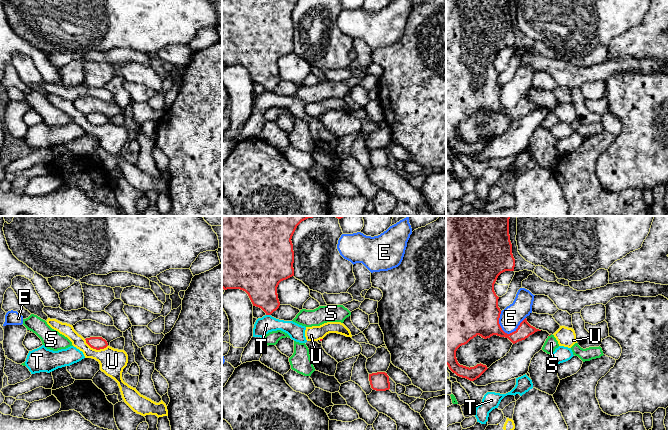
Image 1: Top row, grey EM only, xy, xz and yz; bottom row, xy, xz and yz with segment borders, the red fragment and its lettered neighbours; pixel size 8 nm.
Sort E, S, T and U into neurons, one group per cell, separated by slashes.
E / S / T / U

